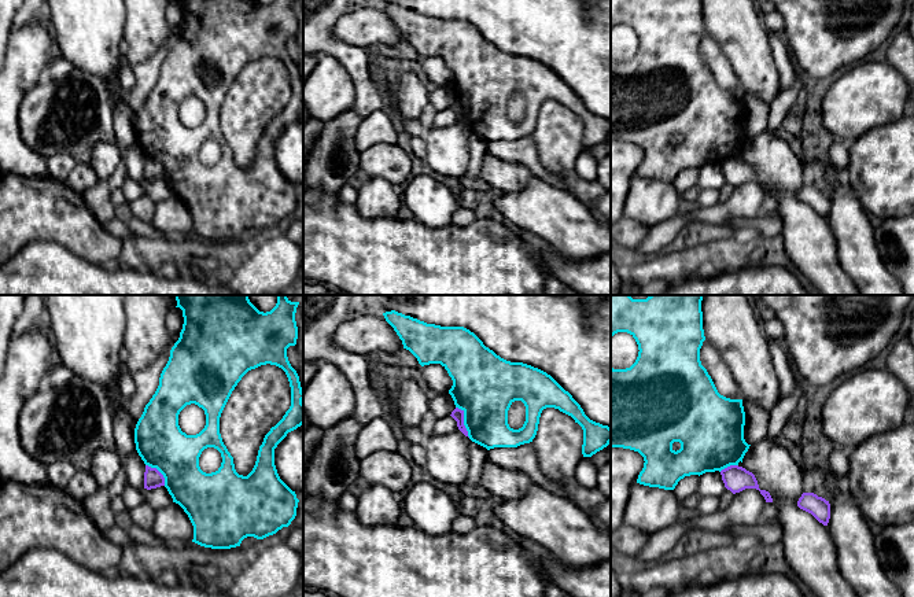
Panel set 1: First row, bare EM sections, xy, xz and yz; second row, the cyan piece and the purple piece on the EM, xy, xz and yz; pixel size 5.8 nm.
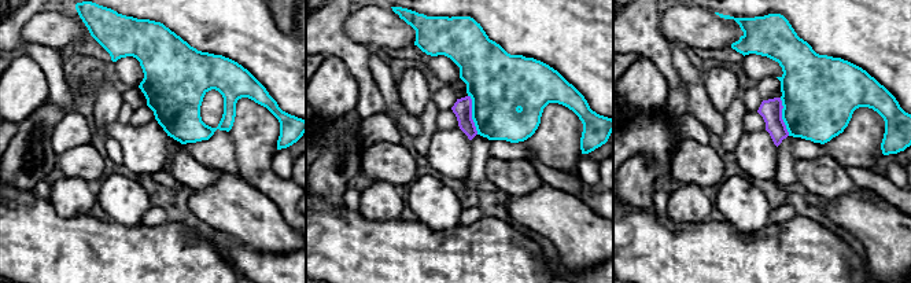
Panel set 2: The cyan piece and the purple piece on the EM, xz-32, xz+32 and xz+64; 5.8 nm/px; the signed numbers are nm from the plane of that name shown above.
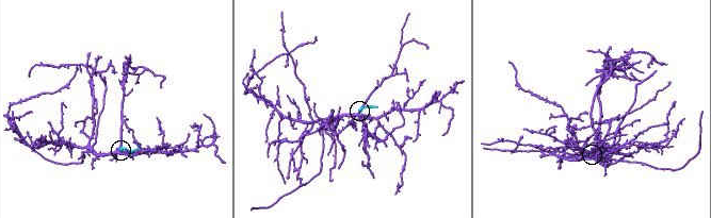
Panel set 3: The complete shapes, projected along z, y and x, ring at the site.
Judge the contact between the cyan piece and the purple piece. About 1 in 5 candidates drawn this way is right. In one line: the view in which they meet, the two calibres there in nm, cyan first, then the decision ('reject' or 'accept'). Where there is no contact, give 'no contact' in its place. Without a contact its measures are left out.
meets cyan in xz; 380 nm thick on the cyan side, 70 nm on the other; reject

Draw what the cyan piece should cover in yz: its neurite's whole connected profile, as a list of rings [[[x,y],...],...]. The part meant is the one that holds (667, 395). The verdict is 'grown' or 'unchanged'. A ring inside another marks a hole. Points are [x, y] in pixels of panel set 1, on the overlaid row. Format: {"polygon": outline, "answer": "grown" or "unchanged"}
{"polygon": [[[611,295],[611,336],[627,332],[640,350],[630,368],[611,368],[611,447],[630,449],[644,457],[644,468],[637,479],[644,486],[674,490],[685,476],[738,465],[751,446],[744,439],[742,399],[720,395],[701,365],[700,349],[705,340],[701,301],[703,295],[649,295],[646,299]]], "answer": "unchanged"}

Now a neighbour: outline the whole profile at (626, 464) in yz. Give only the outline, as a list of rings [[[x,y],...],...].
[[[611,447],[611,532],[623,524],[623,515],[644,457],[634,450]]]

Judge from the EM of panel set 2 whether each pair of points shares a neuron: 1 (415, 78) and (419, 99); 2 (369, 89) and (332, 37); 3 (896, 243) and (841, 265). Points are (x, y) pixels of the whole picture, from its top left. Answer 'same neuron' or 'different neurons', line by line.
1: same neuron
2: same neuron
3: different neurons

